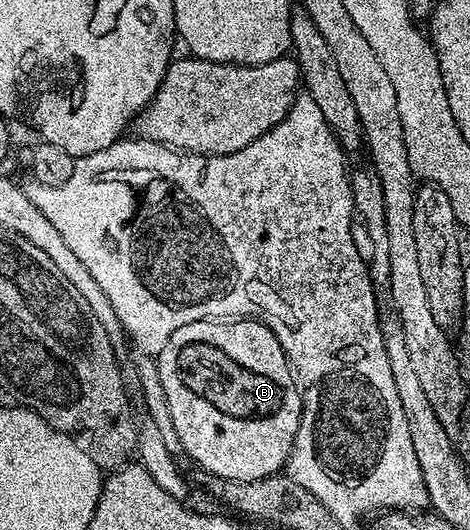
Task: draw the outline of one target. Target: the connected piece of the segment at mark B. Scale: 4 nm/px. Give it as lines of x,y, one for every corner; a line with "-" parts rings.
193,321
171,335
156,360
182,453
190,456
206,475
225,480
252,481
283,472
300,427
302,391
284,355
284,347
280,347
280,339
272,335
263,321

